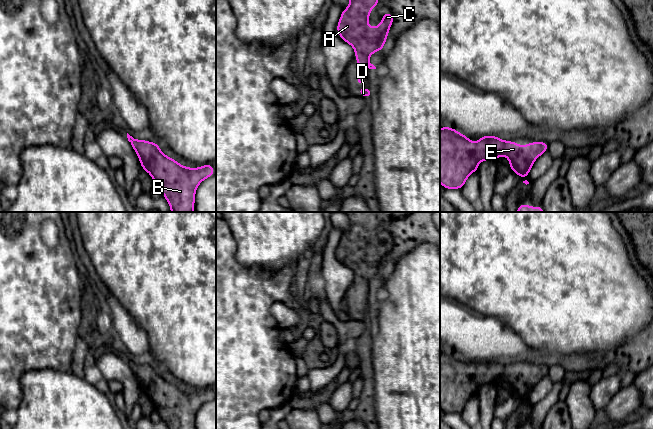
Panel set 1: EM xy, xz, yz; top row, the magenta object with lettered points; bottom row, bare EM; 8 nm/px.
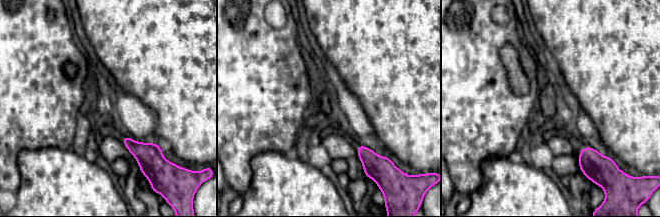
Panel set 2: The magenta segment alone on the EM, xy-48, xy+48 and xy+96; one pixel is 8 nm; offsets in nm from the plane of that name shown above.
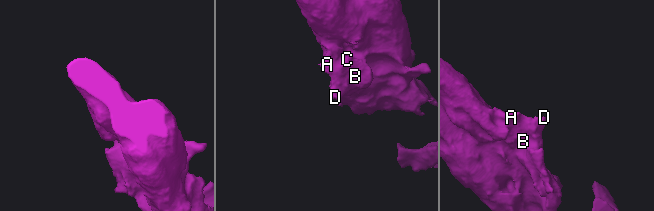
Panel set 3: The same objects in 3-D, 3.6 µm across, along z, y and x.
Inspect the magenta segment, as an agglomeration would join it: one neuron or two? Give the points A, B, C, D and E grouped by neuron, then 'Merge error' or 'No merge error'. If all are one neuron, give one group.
Groups: A B C D E. No merge error

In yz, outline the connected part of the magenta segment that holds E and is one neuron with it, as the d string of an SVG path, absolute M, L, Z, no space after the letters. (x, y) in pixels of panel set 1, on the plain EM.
M446 350L445 352L440 352L440 407L445 413L462 413L467 404L468 400L472 396L478 395L478 387L483 384L493 384L496 385L500 379L505 379L509 383L510 394L514 395L520 401L527 401L534 385L538 380L541 380L544 376L548 374L548 367L546 365L539 366L528 366L527 370L524 372L516 366L504 365L497 362L495 359L492 360L481 360L479 361L479 366L471 366L469 361L464 360L460 356L453 352Z

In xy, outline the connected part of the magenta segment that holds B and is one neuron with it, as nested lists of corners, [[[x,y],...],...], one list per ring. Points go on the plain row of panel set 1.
[[[127,357],[142,393],[154,404],[154,409],[163,416],[169,429],[194,429],[198,409],[211,401],[215,394],[211,388],[192,393],[183,391],[176,384],[163,379],[160,369],[146,364],[136,364]]]

